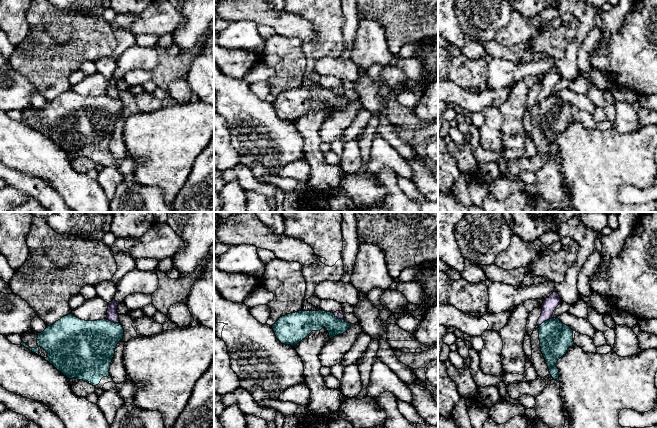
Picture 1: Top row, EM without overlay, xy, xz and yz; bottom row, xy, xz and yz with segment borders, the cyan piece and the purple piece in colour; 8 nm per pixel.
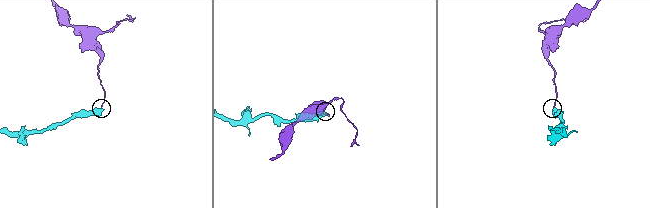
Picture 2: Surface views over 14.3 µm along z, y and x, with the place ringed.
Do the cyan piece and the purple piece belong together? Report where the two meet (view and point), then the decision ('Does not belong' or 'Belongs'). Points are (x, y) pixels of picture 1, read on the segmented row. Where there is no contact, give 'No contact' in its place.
Touches cyan at yz (545, 321). Does not belong

